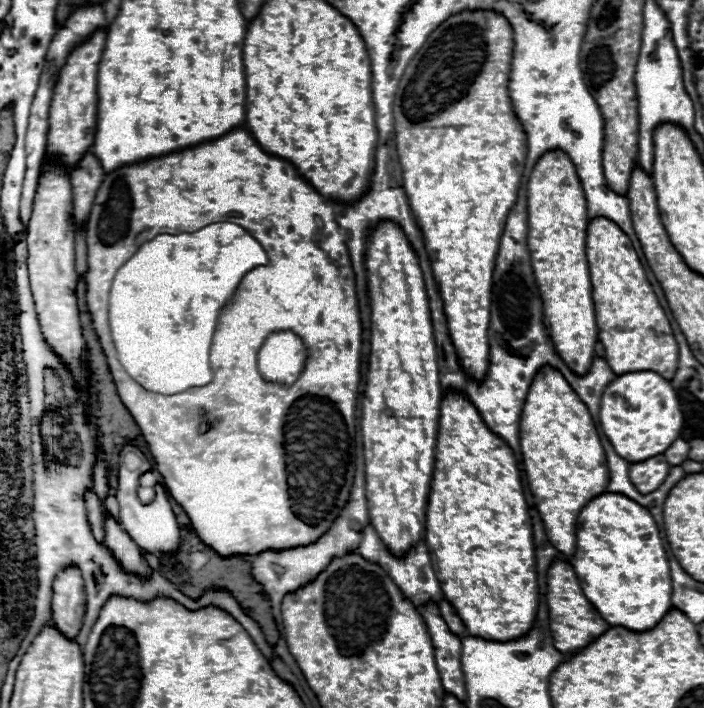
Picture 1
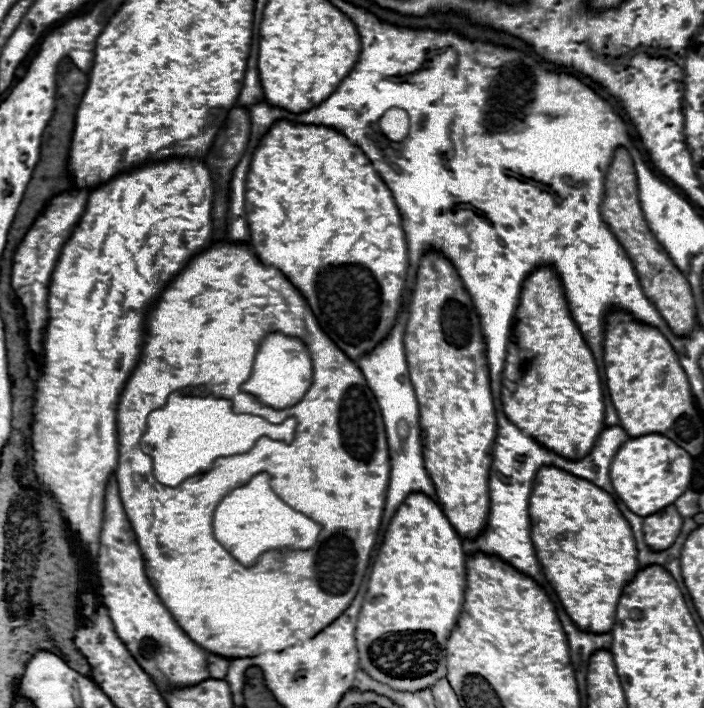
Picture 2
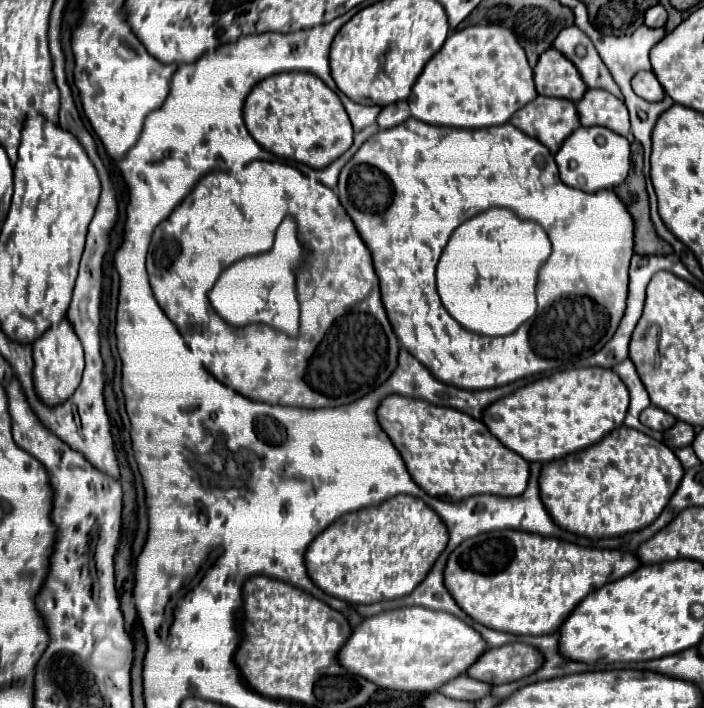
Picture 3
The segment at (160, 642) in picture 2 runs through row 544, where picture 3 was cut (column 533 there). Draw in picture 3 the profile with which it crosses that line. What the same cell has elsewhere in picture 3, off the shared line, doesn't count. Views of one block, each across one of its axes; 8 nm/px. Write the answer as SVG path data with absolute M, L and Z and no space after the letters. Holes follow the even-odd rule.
M536 96L530 104L520 108L510 124L542 142L552 154L556 154L562 142L580 128L574 102L544 96Z

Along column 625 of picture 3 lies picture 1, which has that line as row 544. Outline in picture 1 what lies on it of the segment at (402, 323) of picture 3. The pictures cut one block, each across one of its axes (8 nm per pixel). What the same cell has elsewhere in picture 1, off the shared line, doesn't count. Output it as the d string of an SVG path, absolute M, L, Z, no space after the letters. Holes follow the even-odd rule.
M240 126L218 140L146 160L142 164L124 166L118 172L104 176L92 206L86 244L86 302L118 394L140 426L170 496L184 508L198 538L222 558L258 556L268 550L280 552L314 544L324 532L328 532L332 520L336 520L336 514L340 514L340 508L348 502L356 472L352 456L356 440L352 438L356 438L354 410L360 384L362 322L354 282L356 276L340 228L334 222L332 208L326 206L324 198L290 162L262 152L246 126ZM212 222L236 222L242 228L248 228L268 252L270 264L254 268L244 276L234 302L228 304L218 318L212 342L212 384L190 388L188 392L174 396L148 392L124 372L116 356L108 326L108 294L112 280L118 268L134 256L140 244L164 232L190 234ZM286 328L300 334L308 346L306 370L292 388L264 384L256 368L256 352L266 336L272 330ZM200 408L210 416L222 418L222 422L204 436L198 434Z

